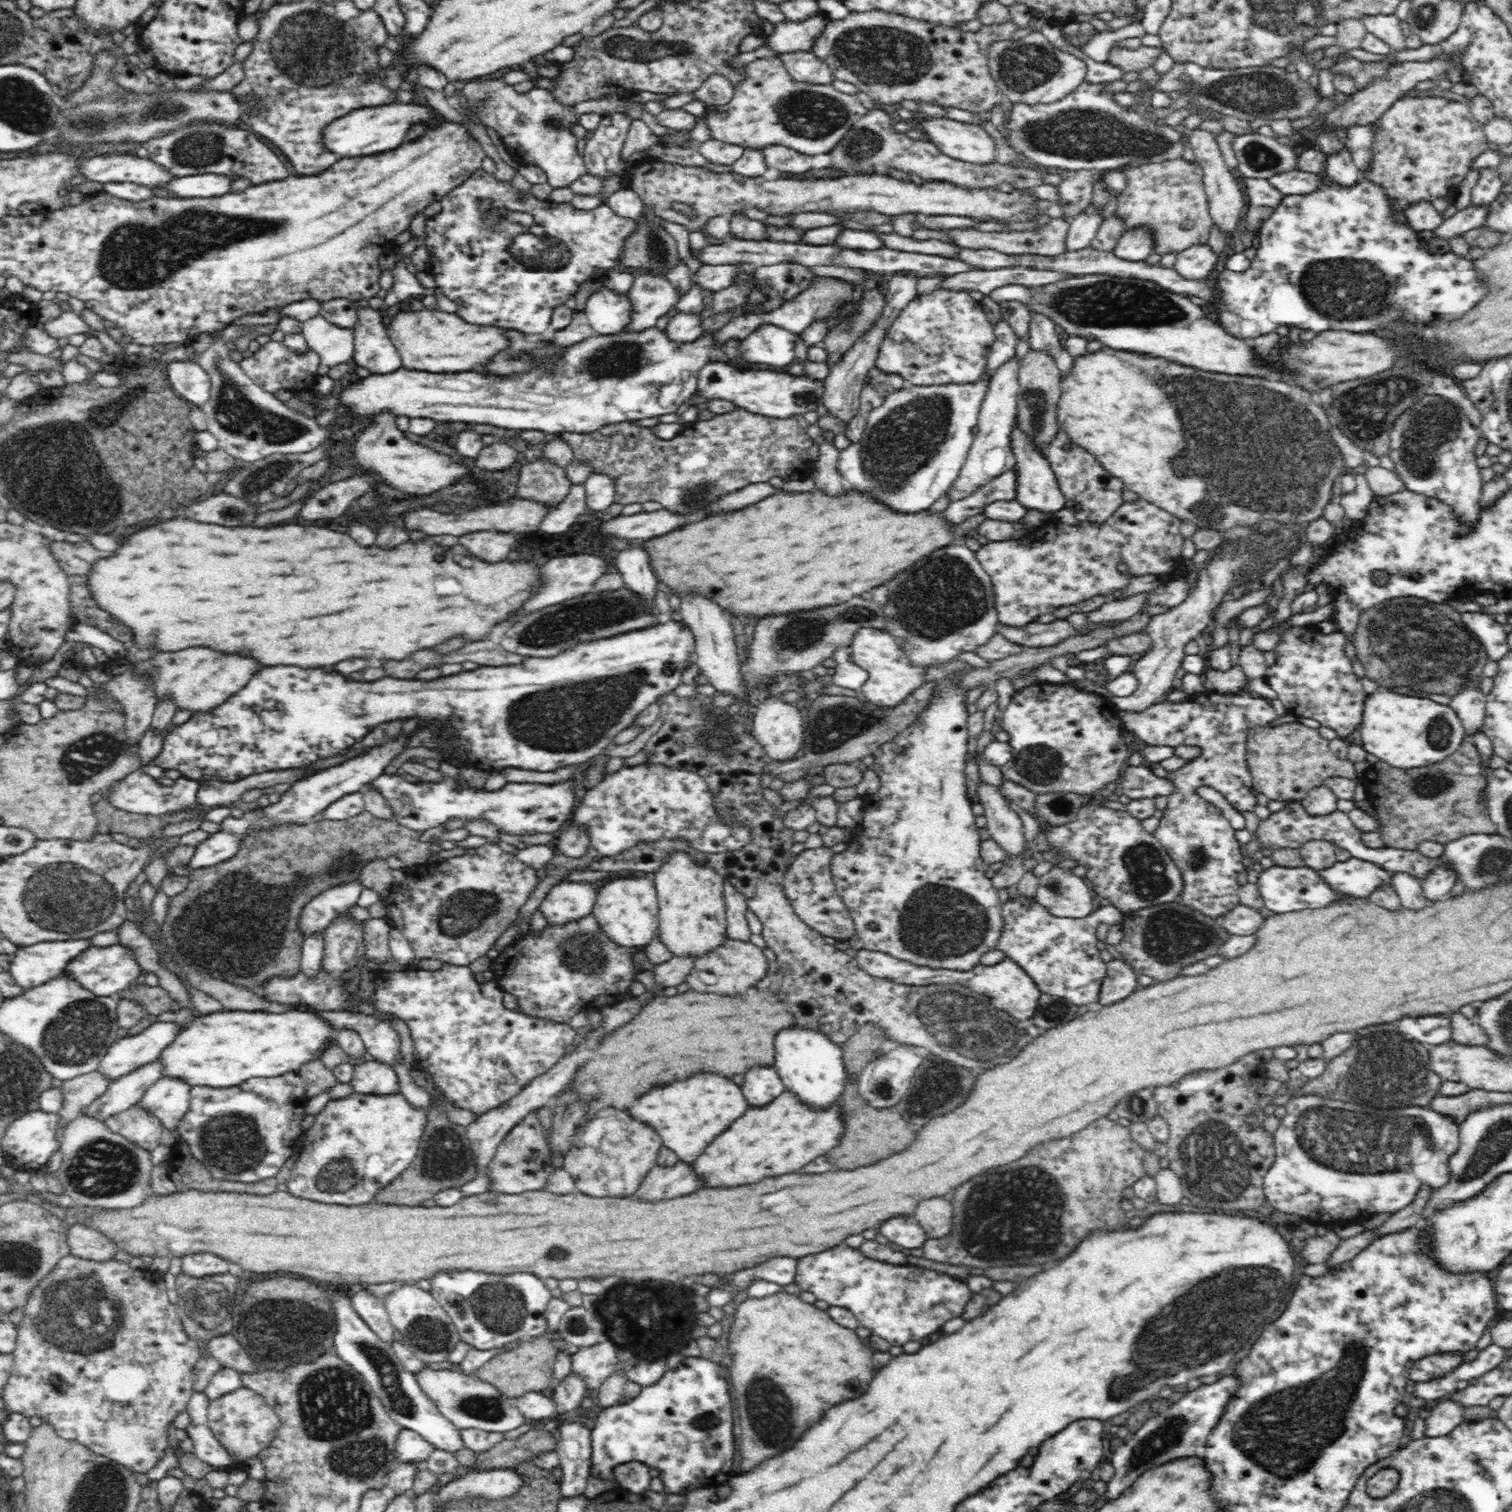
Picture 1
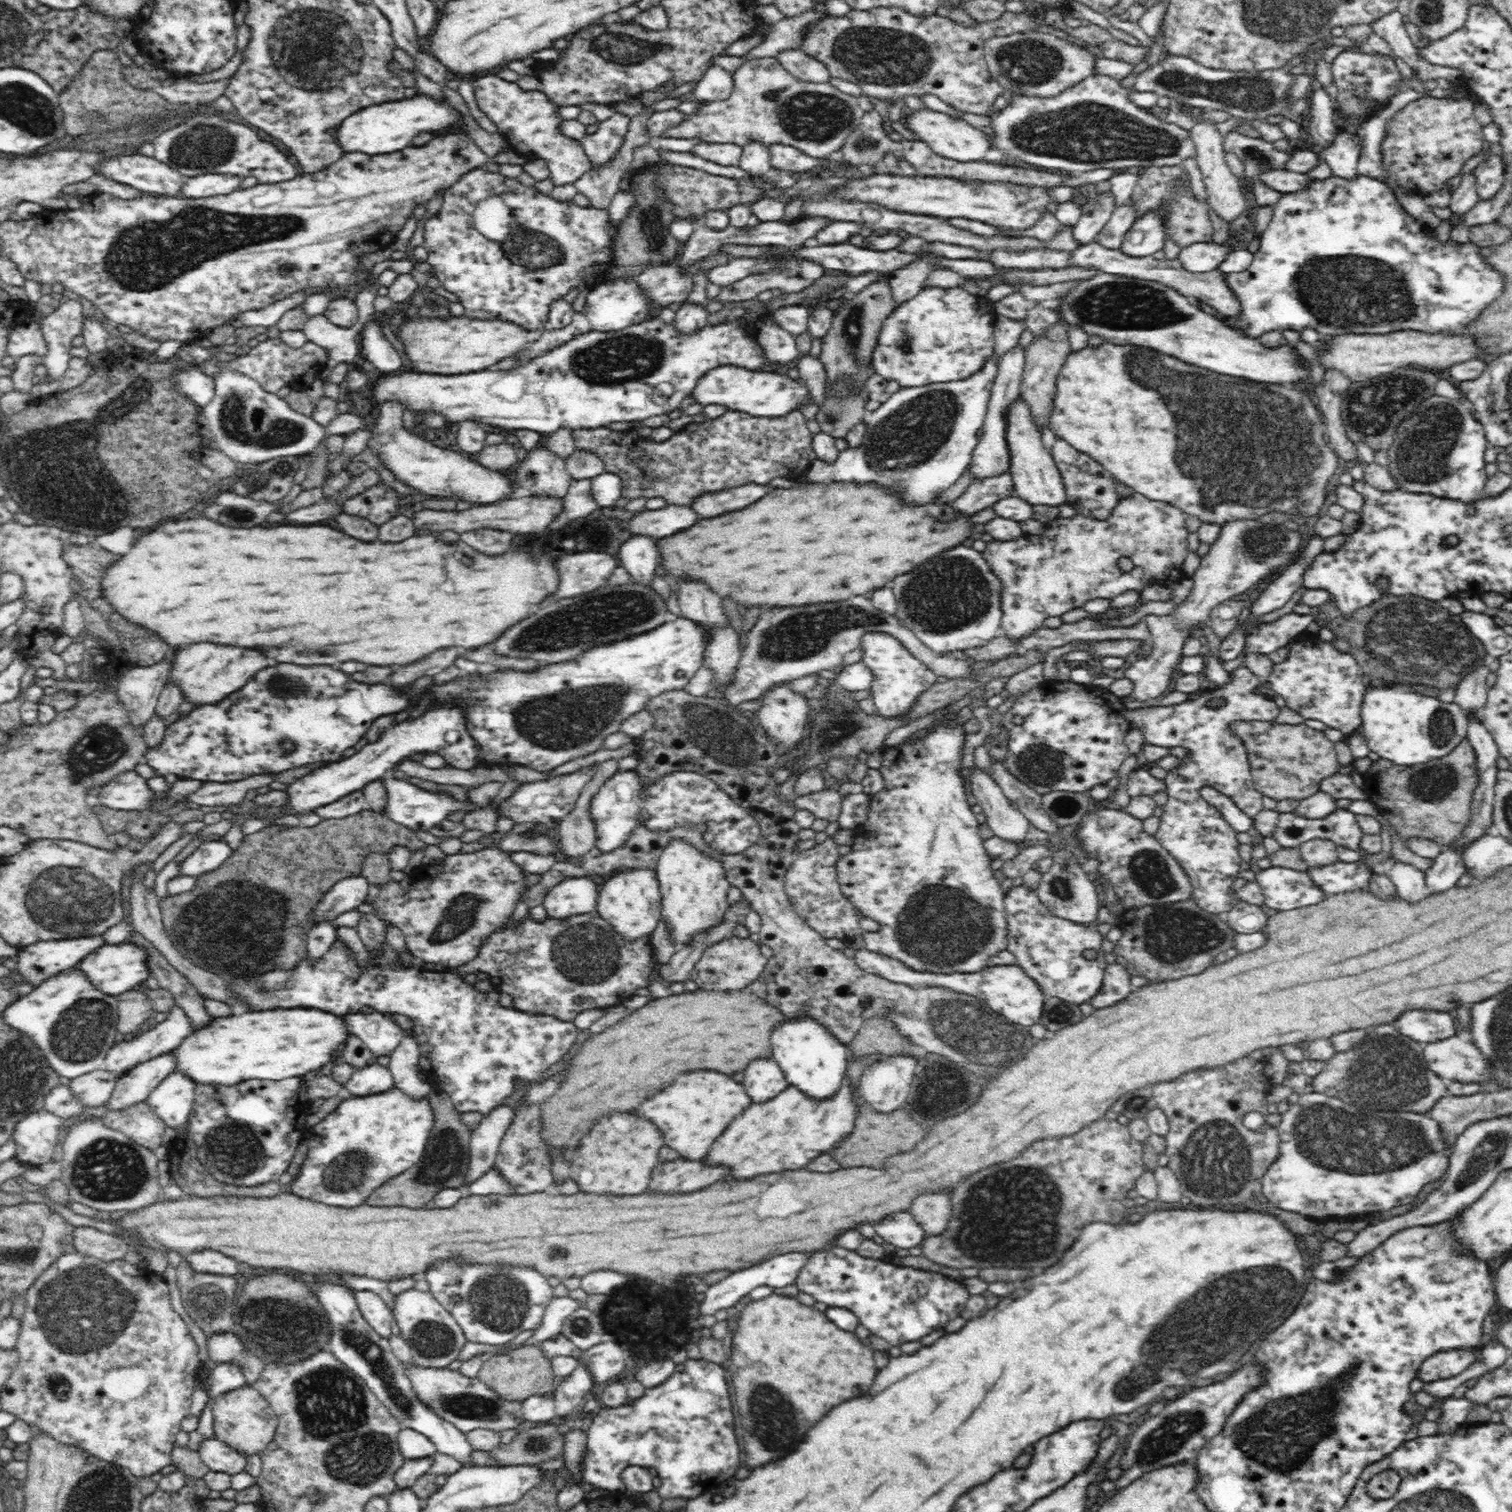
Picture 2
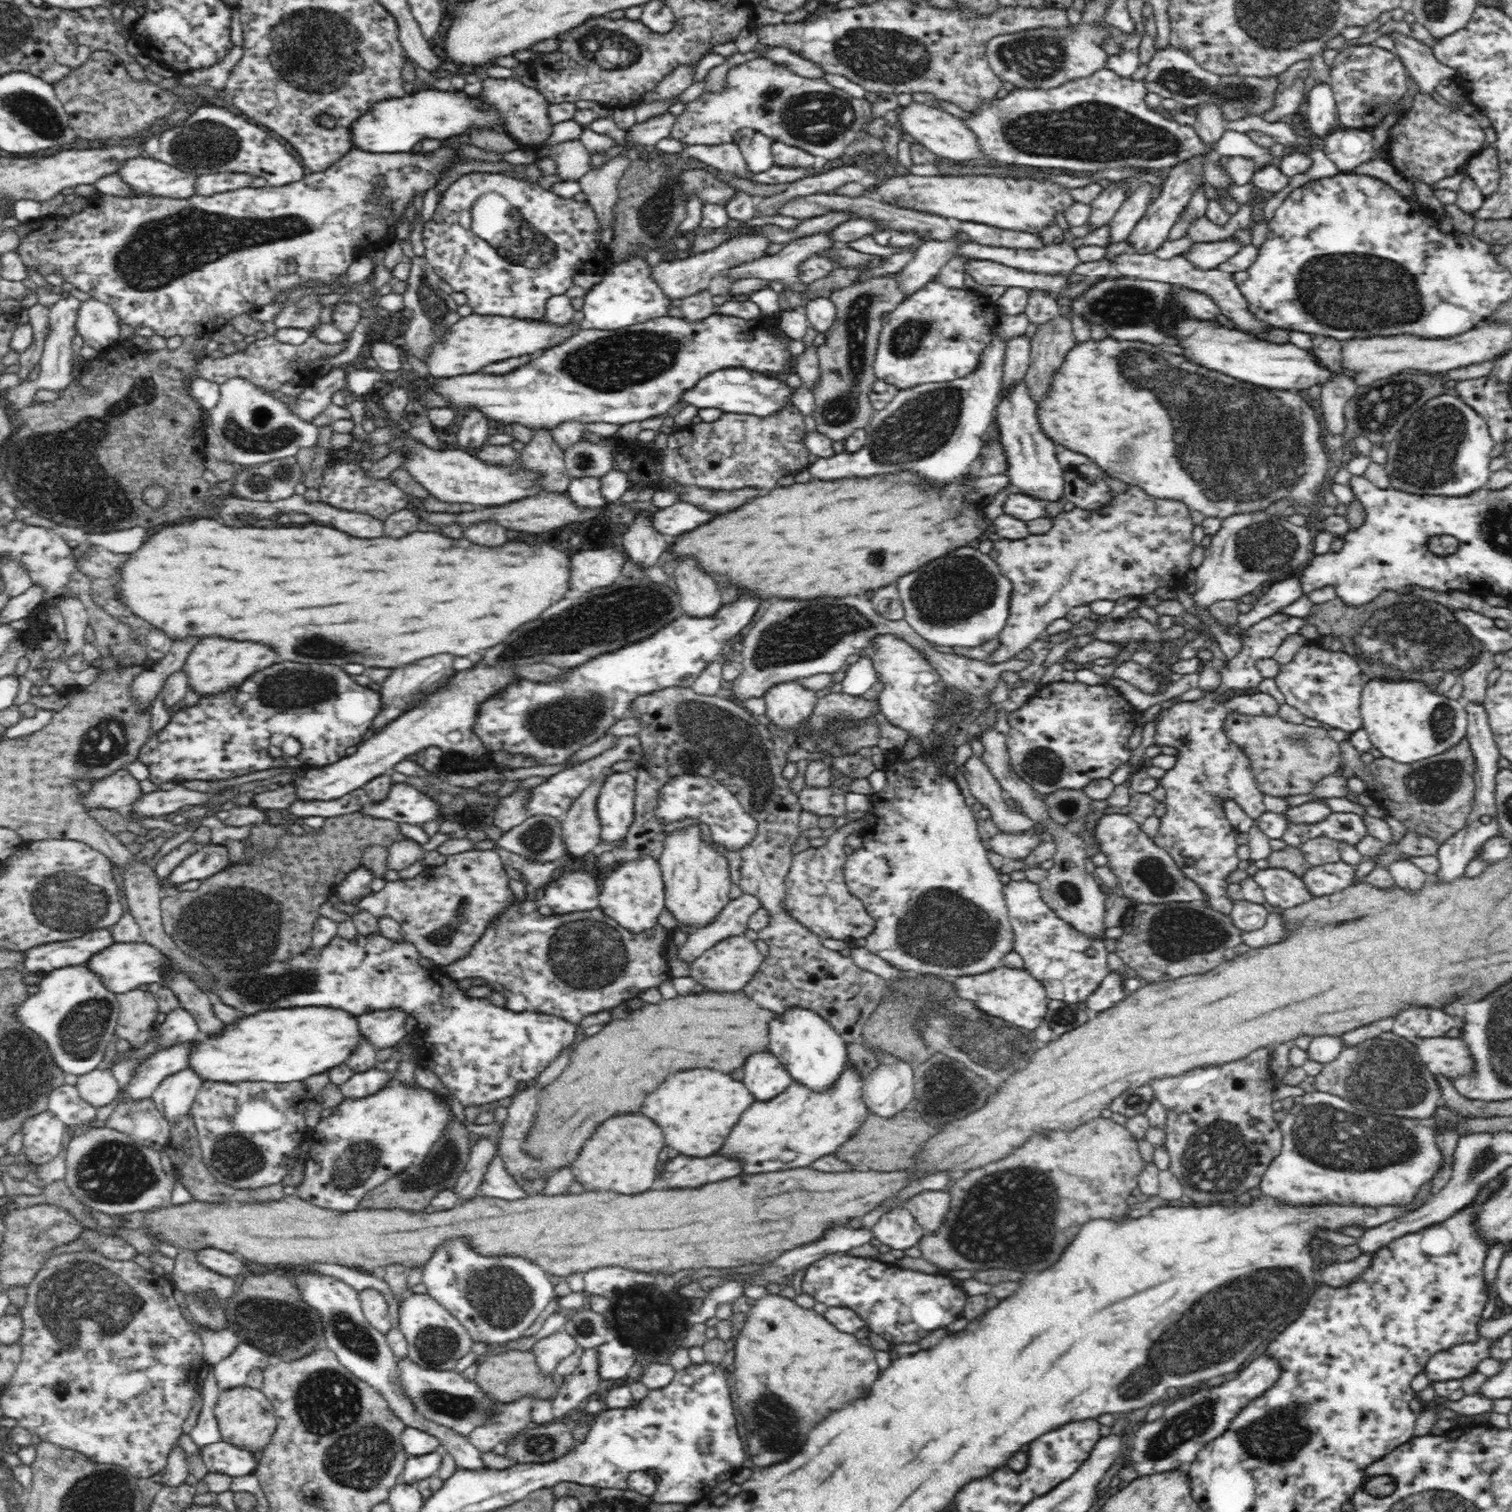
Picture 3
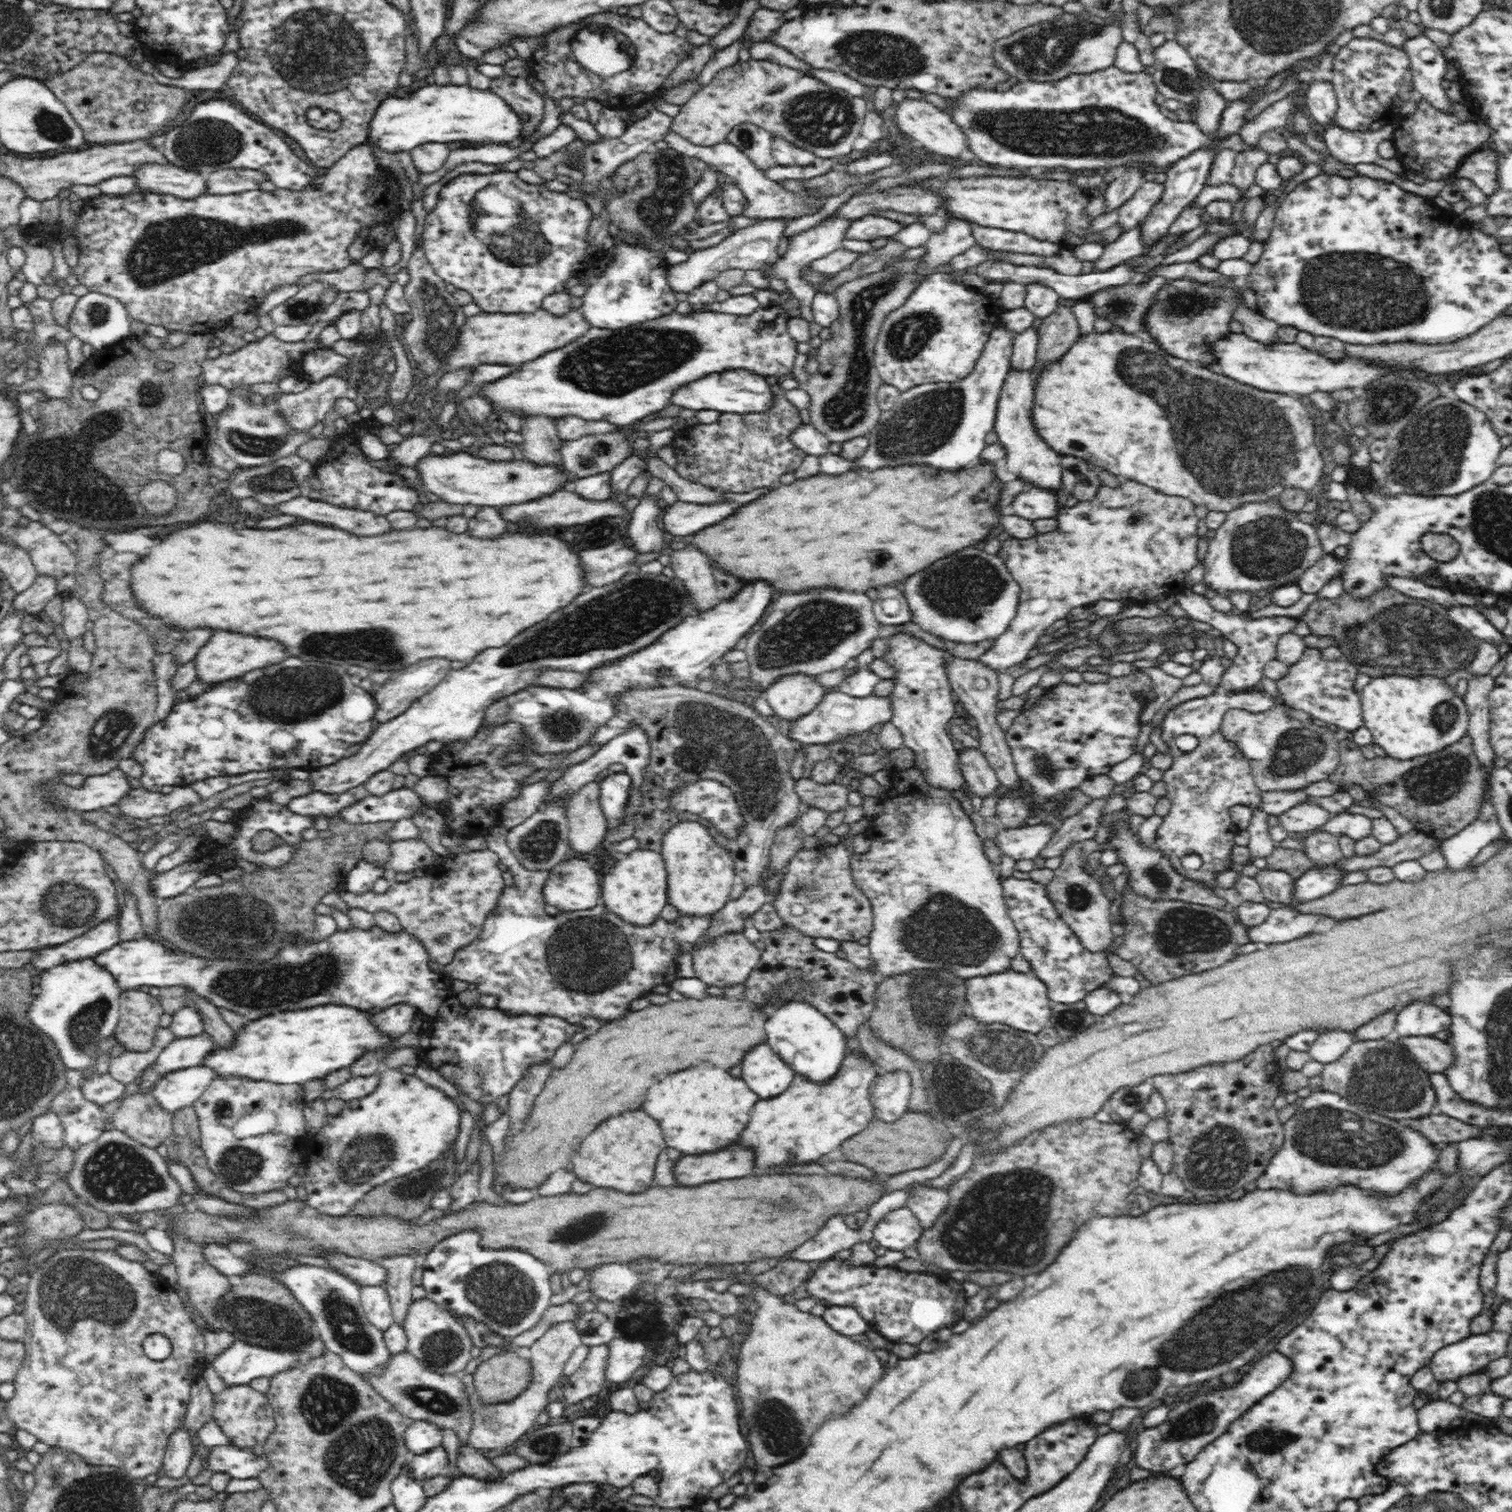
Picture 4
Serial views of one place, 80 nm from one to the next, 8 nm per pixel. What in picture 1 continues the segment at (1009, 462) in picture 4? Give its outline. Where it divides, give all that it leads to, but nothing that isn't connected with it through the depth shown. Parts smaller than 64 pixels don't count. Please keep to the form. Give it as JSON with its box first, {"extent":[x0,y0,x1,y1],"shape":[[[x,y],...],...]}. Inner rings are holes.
{"extent":[1011,426,1065,515],"shape":[[[1014,426],[1011,432],[1011,450],[1015,457],[1015,473],[1018,474],[1018,488],[1015,500],[1021,504],[1026,511],[1040,511],[1053,515],[1065,508],[1065,496],[1059,490],[1059,483],[1055,478],[1053,468],[1046,456],[1034,446],[1034,441],[1022,433],[1018,426]]]}

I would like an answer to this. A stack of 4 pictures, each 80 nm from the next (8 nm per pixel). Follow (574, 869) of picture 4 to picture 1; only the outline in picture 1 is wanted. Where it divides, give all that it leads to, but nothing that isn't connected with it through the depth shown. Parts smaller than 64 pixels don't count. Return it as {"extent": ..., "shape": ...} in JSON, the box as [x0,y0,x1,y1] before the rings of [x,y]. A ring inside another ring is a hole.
{"extent":[538,881,597,926],"shape":[[[564,881],[554,885],[542,900],[538,910],[546,917],[550,925],[562,926],[575,920],[580,920],[591,914],[594,903],[597,901],[597,892],[589,883]]]}

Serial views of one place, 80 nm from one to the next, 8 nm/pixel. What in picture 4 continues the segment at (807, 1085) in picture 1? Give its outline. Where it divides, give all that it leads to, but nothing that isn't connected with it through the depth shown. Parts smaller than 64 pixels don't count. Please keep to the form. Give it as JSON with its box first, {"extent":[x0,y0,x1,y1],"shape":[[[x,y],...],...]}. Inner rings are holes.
{"extent":[766,1001,847,1083],"shape":[[[790,1001],[772,1010],[772,1018],[766,1022],[768,1044],[774,1046],[774,1052],[780,1054],[794,1074],[806,1077],[813,1083],[827,1083],[840,1070],[842,1061],[847,1055],[846,1038],[831,1022],[818,1010],[806,1002]]]}

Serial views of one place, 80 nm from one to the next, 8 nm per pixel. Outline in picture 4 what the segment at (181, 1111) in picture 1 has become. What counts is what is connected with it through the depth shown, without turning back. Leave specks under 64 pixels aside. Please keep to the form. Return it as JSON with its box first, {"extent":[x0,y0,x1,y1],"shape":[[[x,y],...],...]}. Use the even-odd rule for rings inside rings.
{"extent":[153,1065,215,1114],"shape":[[[204,1065],[177,1070],[158,1079],[153,1096],[162,1109],[175,1114],[192,1106],[215,1077],[214,1071]]]}

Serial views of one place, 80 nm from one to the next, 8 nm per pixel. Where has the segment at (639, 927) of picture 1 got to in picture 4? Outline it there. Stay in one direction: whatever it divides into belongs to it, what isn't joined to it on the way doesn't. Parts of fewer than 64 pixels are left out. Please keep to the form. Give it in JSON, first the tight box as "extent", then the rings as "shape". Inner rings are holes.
{"extent":[600,849,667,926],"shape":[[[636,849],[615,860],[602,880],[600,904],[624,922],[650,926],[667,904],[666,865],[661,853]]]}

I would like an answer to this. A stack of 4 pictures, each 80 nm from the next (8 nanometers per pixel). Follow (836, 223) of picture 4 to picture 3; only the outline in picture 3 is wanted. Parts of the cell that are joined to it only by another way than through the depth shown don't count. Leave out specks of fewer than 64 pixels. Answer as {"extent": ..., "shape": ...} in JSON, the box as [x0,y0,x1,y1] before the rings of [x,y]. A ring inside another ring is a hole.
{"extent":[722,233,837,292],"shape":[[[826,233],[805,236],[788,243],[778,254],[764,255],[754,260],[740,262],[732,268],[727,268],[722,275],[732,282],[744,278],[777,280],[796,292],[804,292],[807,286],[796,280],[798,264],[810,256],[820,255],[834,244],[837,243],[832,242],[829,234]]]}

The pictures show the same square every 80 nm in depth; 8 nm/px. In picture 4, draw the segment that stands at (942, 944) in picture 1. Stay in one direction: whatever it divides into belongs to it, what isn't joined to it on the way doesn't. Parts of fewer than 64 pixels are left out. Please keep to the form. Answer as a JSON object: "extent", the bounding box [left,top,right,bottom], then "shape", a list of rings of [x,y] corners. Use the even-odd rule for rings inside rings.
{"extent":[852,765,1021,979],"shape":[[[913,765],[908,768],[889,766],[890,786],[879,796],[882,812],[869,818],[869,825],[863,831],[870,840],[869,849],[865,853],[852,854],[853,881],[869,898],[873,907],[873,929],[869,934],[868,948],[871,951],[872,966],[867,968],[879,979],[914,970],[950,970],[960,978],[989,977],[990,974],[1002,973],[1011,969],[1010,960],[1021,952],[1020,935],[1009,917],[1008,907],[1003,897],[1003,886],[998,877],[996,867],[984,855],[983,840],[974,831],[974,824],[968,813],[960,805],[960,801],[946,789],[935,788],[927,784],[923,770]]]}

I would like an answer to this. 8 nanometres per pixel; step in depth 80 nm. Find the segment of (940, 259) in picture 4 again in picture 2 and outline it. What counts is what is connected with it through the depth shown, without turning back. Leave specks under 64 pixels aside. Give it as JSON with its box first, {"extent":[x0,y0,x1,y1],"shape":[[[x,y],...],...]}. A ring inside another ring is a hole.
{"extent":[888,259,933,307],"shape":[[[918,259],[907,267],[888,275],[893,298],[898,307],[903,302],[914,298],[922,290],[924,280],[933,271],[932,263],[928,259]]]}

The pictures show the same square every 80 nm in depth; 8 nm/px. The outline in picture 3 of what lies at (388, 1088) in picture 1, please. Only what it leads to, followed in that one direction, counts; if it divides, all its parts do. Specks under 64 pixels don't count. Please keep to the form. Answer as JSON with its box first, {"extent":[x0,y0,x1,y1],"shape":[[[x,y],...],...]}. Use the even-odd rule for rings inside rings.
{"extent":[340,1065,390,1099],"shape":[[[381,1065],[366,1072],[356,1072],[344,1083],[340,1085],[340,1091],[345,1095],[345,1099],[364,1099],[372,1094],[376,1094],[387,1086],[390,1071],[383,1069]]]}

